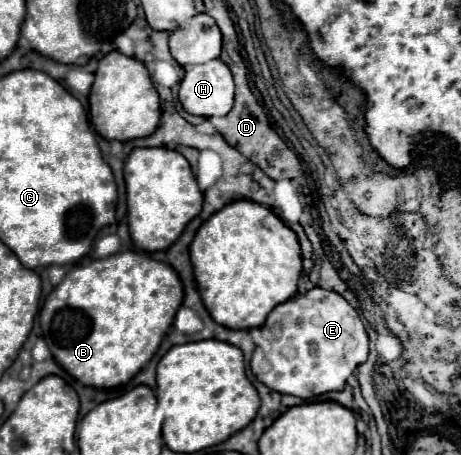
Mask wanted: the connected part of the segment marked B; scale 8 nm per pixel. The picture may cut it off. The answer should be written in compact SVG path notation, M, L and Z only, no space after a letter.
M128 249L128 251L120 251L120 253L114 253L114 255L104 257L104 259L92 259L92 261L86 263L86 265L74 265L74 267L66 273L64 281L46 297L46 301L44 301L44 305L42 305L42 311L40 311L40 329L42 329L44 341L46 341L48 349L50 349L50 353L54 355L56 363L62 365L74 379L78 379L80 383L84 383L84 385L88 385L88 387L112 389L112 387L118 387L118 385L128 383L128 381L152 359L152 355L154 355L156 349L160 347L160 343L162 343L168 327L170 327L172 321L174 321L176 311L178 311L180 305L182 305L182 297L184 297L184 293L182 293L182 283L180 283L180 279L178 279L178 273L176 273L170 265L152 259L152 257L150 257L148 253L144 253L144 251L132 251L132 249Z

